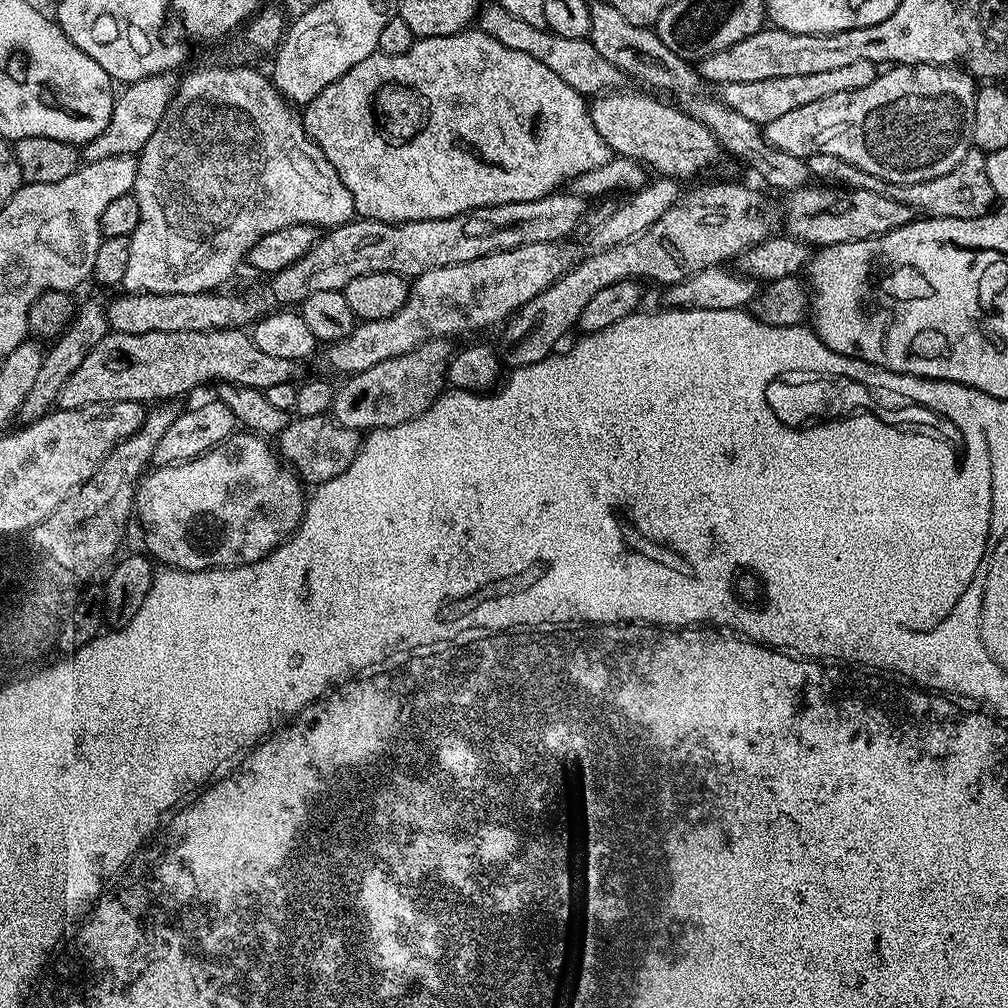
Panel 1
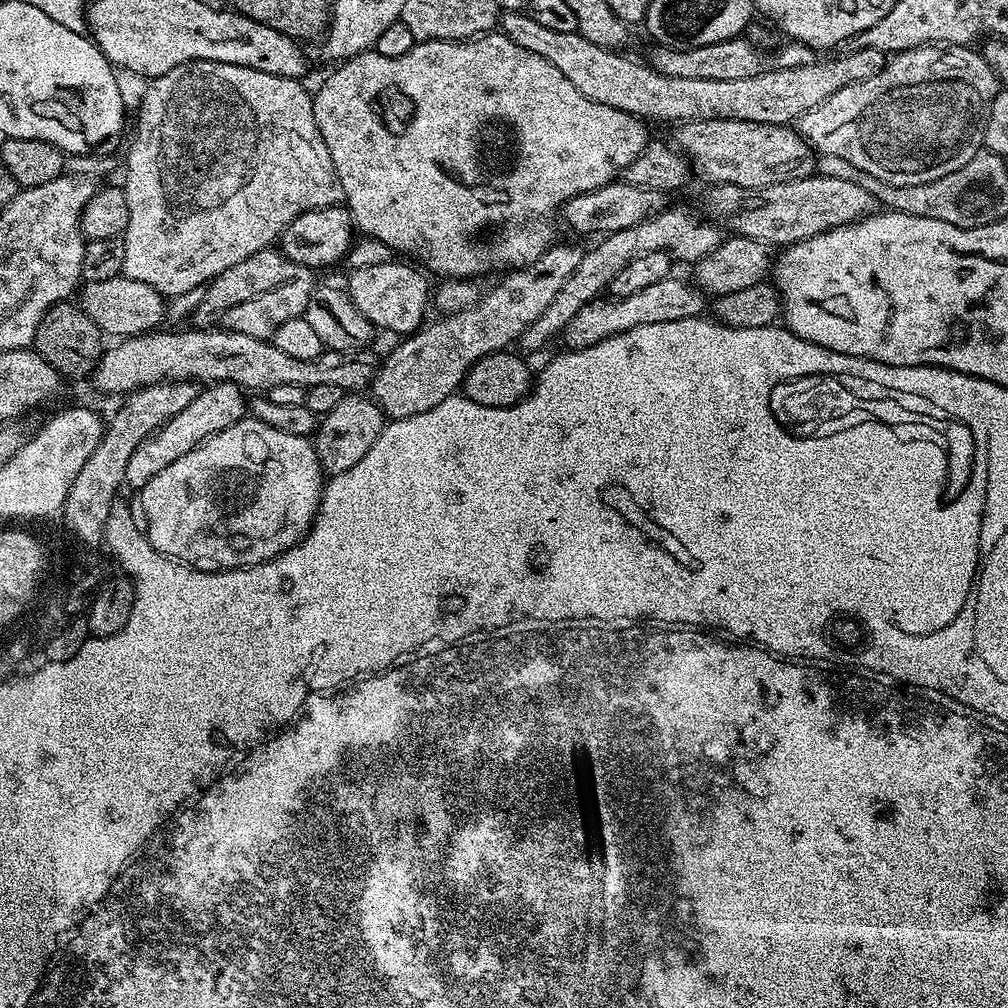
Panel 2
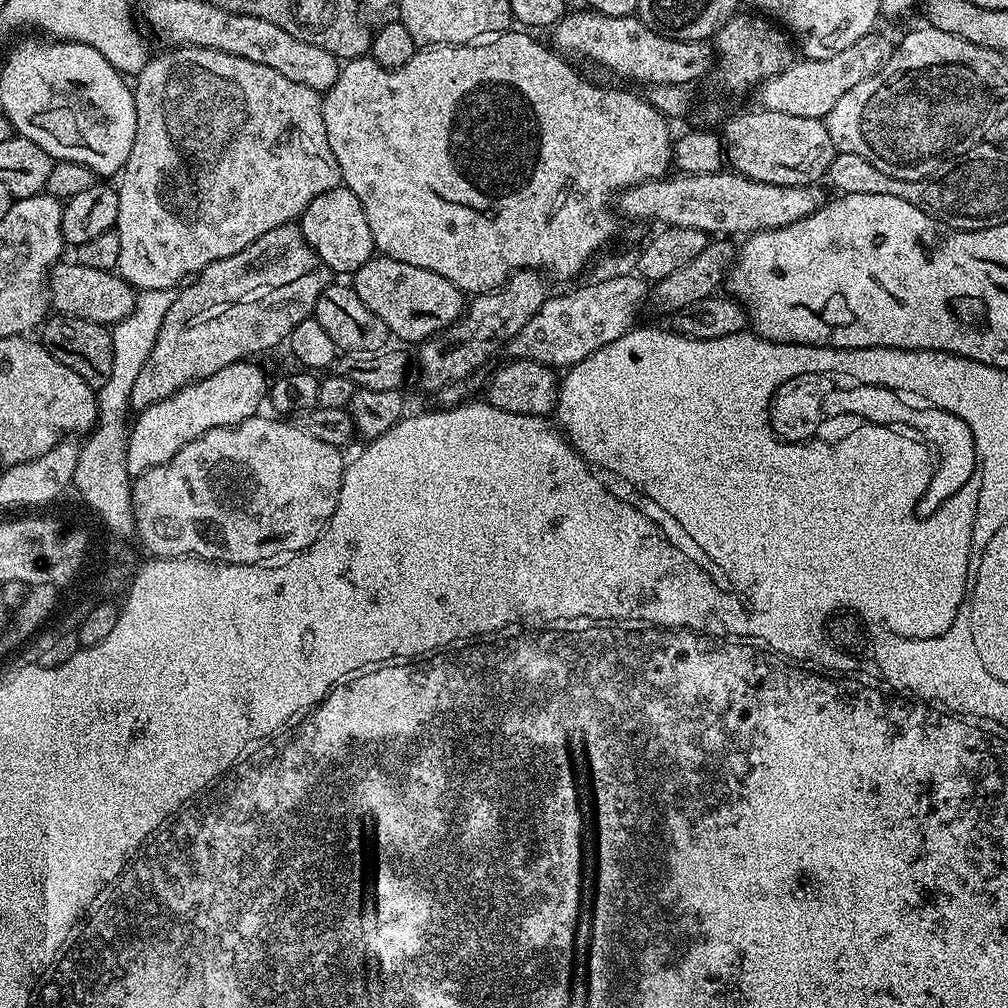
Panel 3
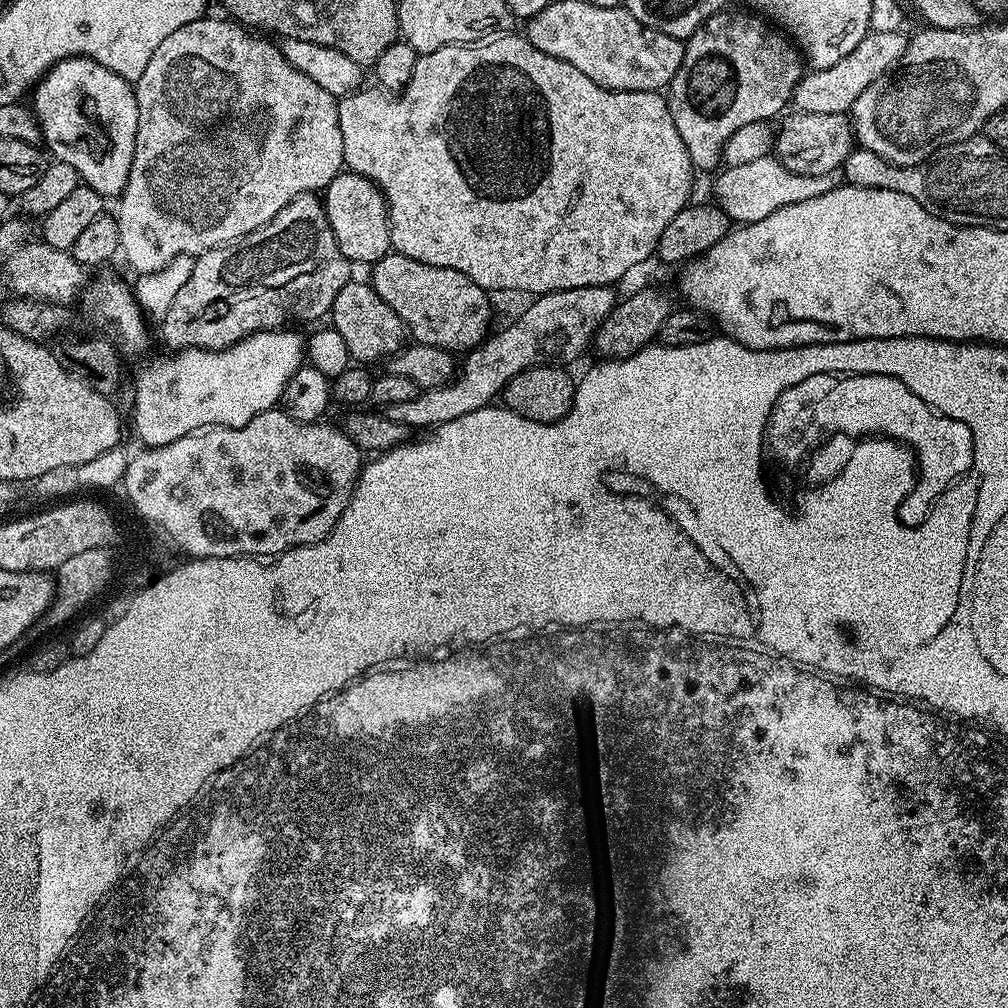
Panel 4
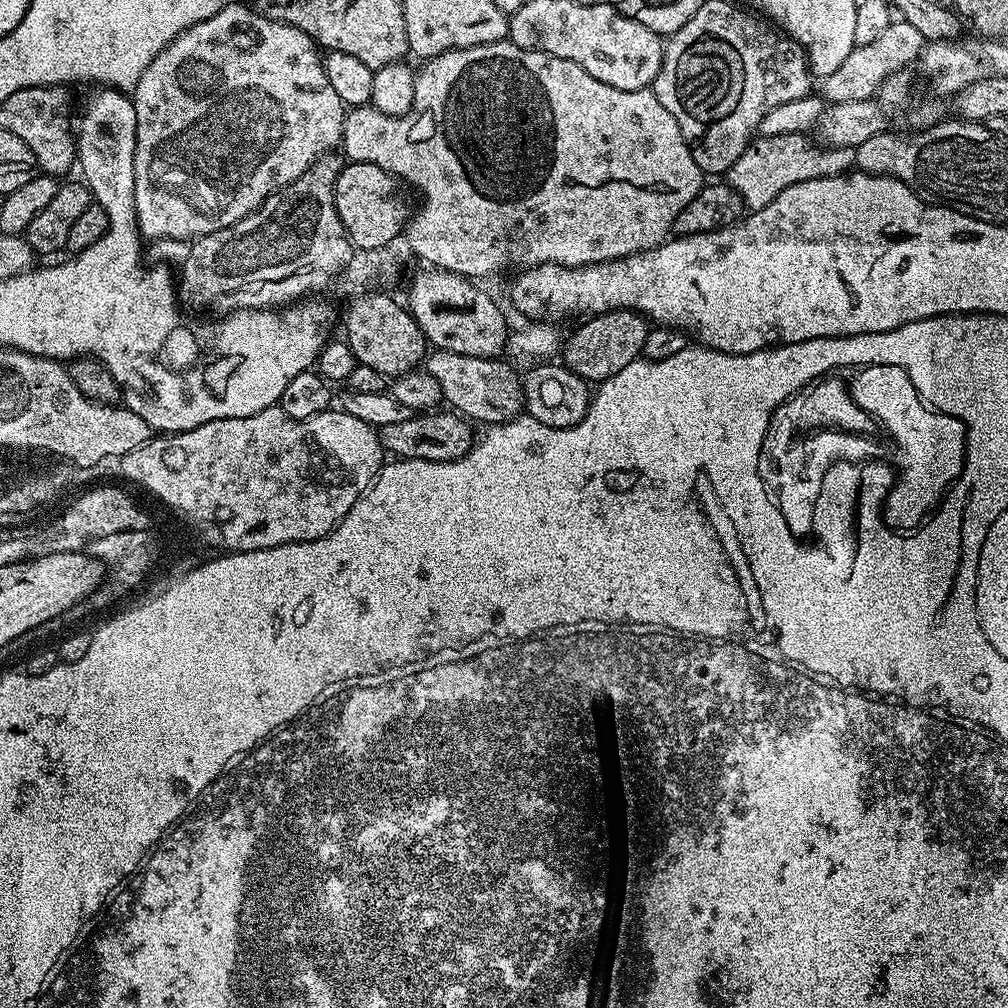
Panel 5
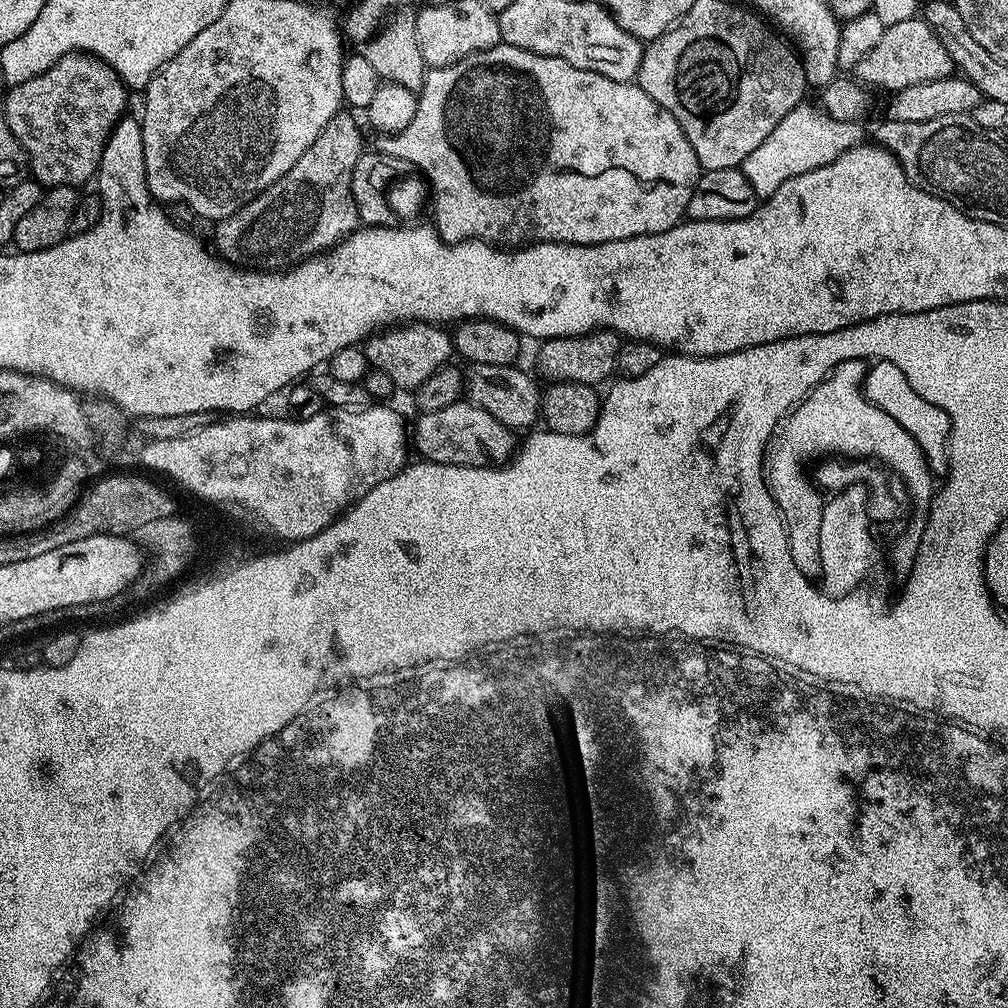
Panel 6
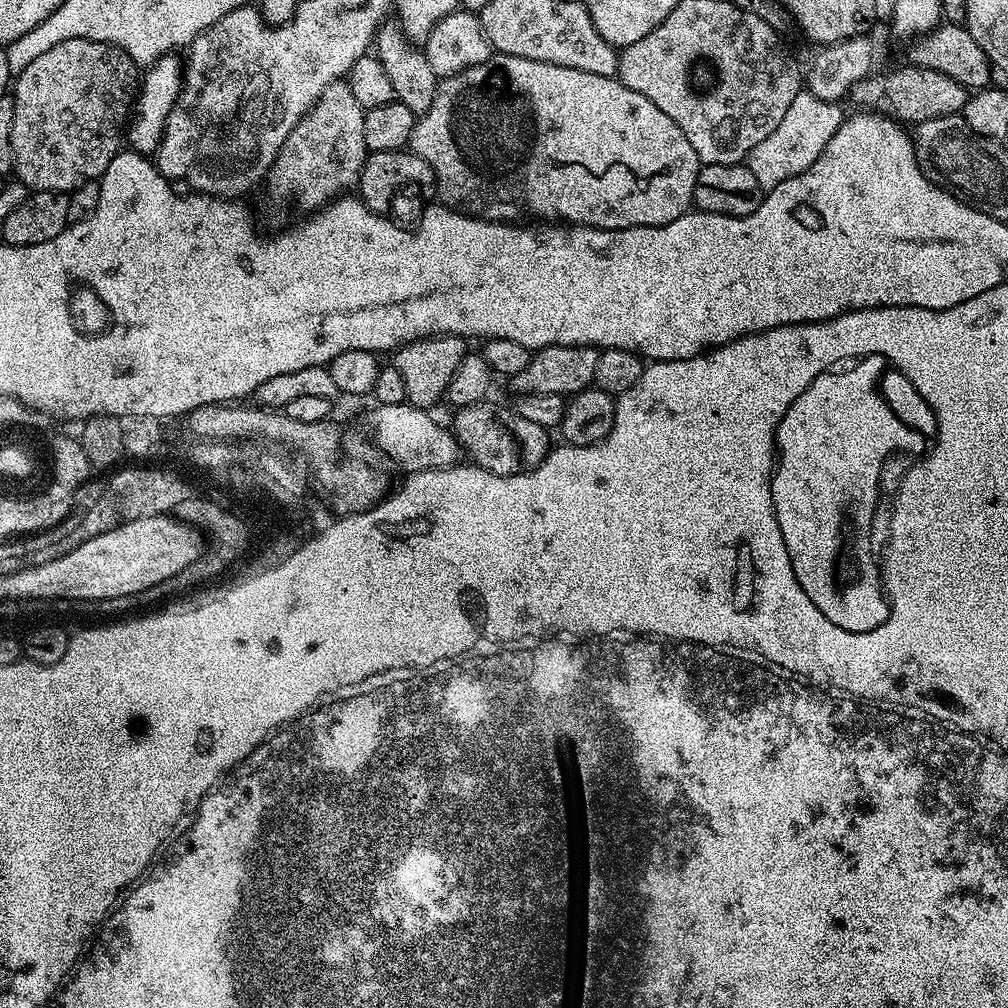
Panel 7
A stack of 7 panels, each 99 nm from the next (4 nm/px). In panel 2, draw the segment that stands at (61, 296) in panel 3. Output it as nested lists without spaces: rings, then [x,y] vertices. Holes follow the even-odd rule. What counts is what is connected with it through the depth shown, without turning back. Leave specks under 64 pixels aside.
[[[123,274],[106,278],[106,282],[85,283],[79,289],[78,303],[85,314],[94,318],[101,333],[108,338],[143,336],[163,325],[160,323],[164,320],[164,312],[166,316],[165,297],[154,290],[154,286],[146,286],[146,282],[134,282],[134,278]]]

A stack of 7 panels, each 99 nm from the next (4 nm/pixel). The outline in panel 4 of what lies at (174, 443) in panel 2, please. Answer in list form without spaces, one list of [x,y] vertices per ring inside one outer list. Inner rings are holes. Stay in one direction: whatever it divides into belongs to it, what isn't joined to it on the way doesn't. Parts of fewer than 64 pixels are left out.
[[[292,330],[256,332],[219,352],[208,352],[205,348],[182,348],[168,354],[165,360],[152,360],[142,365],[136,376],[136,397],[132,400],[132,420],[136,423],[141,445],[161,448],[197,430],[246,426],[246,422],[259,412],[273,411],[279,405],[290,374],[294,374],[294,370],[302,367],[306,360],[305,337],[288,331]]]

